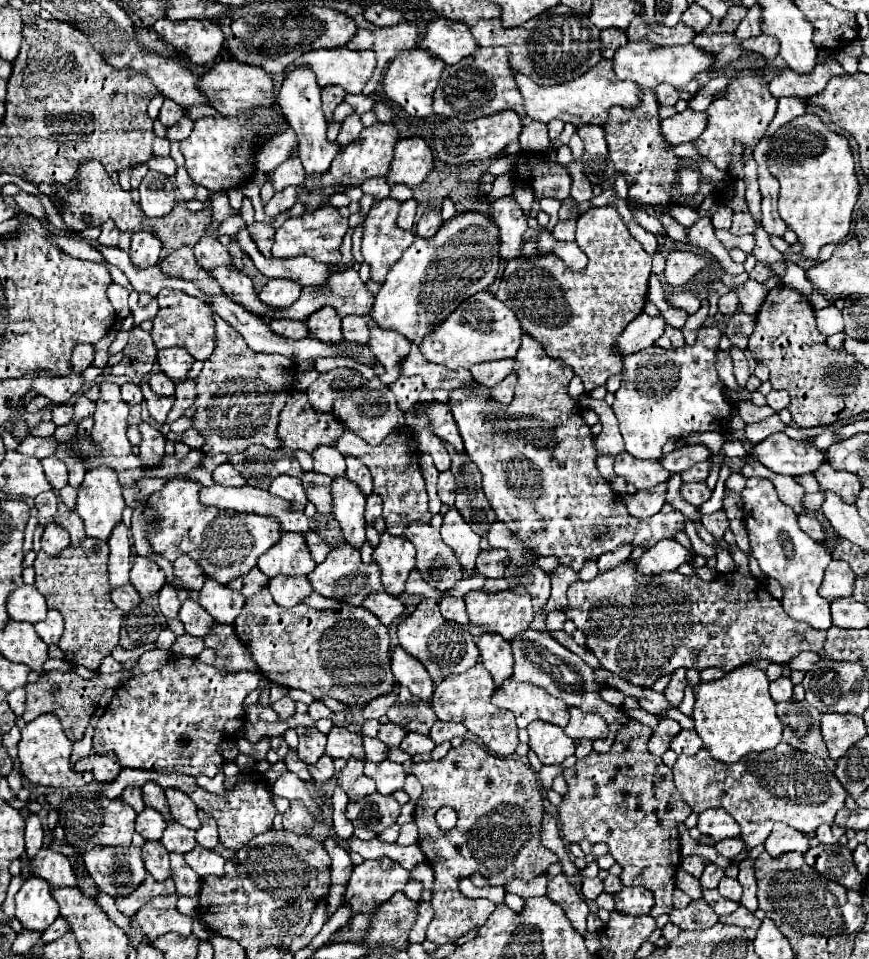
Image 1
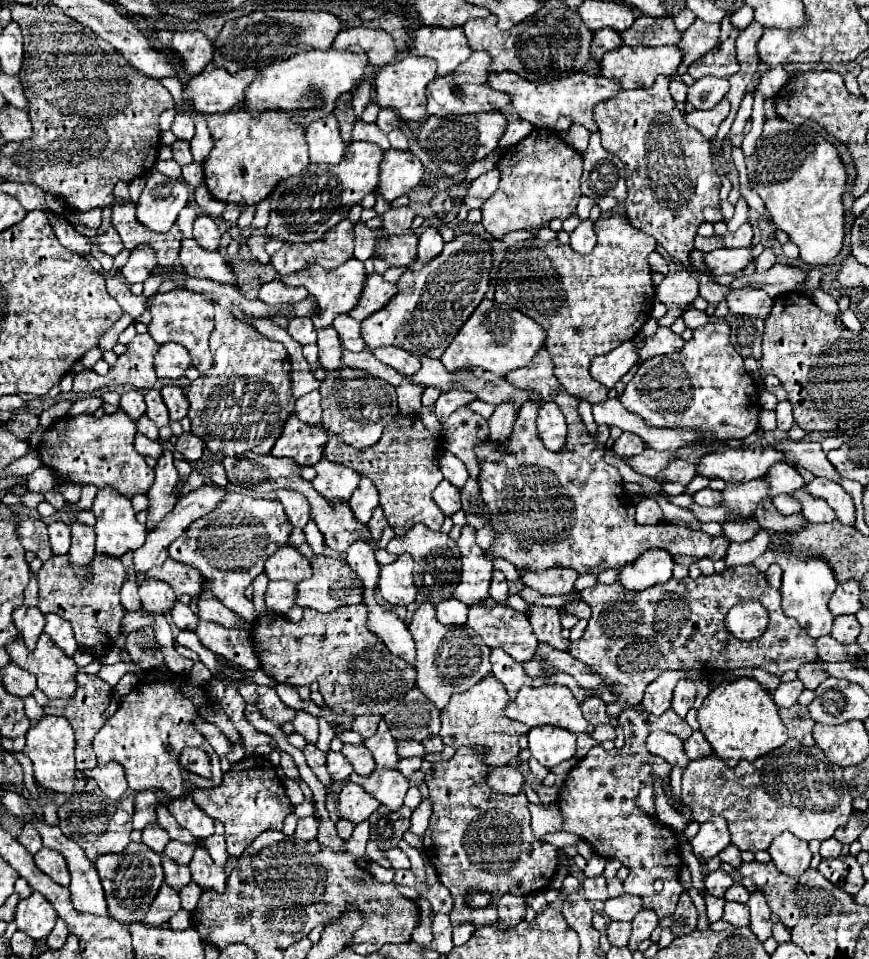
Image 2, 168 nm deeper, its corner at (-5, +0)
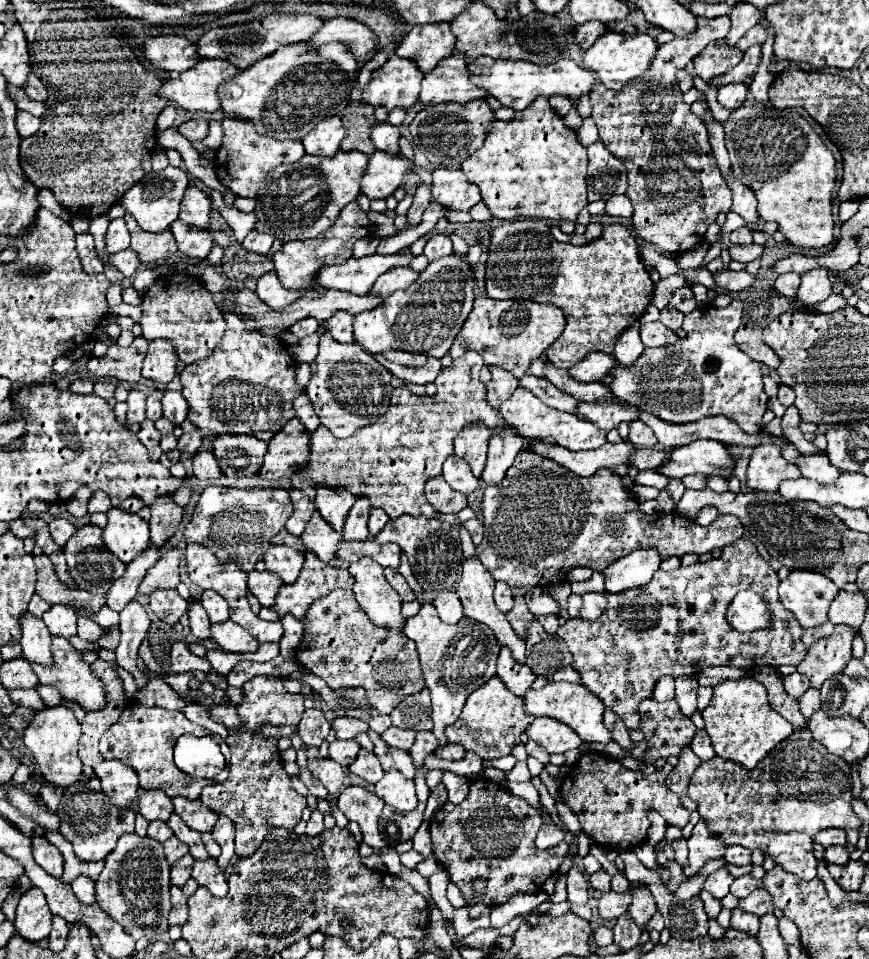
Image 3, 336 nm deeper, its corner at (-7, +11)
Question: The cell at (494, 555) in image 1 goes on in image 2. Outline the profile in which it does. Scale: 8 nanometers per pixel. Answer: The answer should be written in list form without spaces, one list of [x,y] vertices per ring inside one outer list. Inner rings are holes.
[[[494,571],[494,577],[492,577],[492,583],[490,583],[490,595],[502,603],[506,601],[508,597],[508,583],[506,583],[506,577],[502,571]]]

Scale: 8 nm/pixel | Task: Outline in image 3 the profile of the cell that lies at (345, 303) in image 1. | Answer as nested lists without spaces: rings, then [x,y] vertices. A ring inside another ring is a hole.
[[[392,268],[388,272],[384,272],[382,276],[378,276],[372,292],[380,294],[380,296],[390,296],[396,290],[406,290],[410,284],[414,284],[414,280],[418,280],[418,272],[412,268]]]

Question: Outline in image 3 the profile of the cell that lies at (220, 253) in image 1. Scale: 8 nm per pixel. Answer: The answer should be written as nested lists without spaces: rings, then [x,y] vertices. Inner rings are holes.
[[[196,186],[186,188],[186,196],[182,198],[182,208],[180,208],[180,220],[198,228],[208,228],[208,214],[212,210],[210,198]]]

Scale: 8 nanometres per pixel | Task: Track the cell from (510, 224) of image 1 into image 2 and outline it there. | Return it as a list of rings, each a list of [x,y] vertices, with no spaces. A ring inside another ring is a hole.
[[[534,129],[524,141],[502,153],[498,171],[500,187],[482,205],[482,225],[494,239],[502,239],[512,231],[544,227],[552,219],[563,221],[574,213],[580,199],[582,155],[564,145],[554,131]]]

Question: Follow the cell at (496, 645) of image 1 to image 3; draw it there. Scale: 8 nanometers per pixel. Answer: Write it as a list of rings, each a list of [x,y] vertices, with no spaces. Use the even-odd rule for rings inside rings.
[[[502,648],[500,650],[500,656],[498,656],[498,678],[506,684],[506,688],[516,694],[516,696],[524,696],[524,692],[532,686],[534,682],[534,672],[524,666],[524,664],[518,664],[512,654],[508,652],[508,648]]]

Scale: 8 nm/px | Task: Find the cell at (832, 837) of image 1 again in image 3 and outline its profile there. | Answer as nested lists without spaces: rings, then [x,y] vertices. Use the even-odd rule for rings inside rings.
[[[830,846],[826,850],[826,860],[830,864],[848,864],[850,862],[850,856],[848,856],[846,846]]]

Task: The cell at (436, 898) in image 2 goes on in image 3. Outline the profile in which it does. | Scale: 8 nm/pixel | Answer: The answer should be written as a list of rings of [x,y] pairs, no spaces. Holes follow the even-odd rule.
[[[486,906],[486,910],[478,916],[478,918],[470,918],[466,908],[456,908],[454,910],[454,930],[460,938],[470,936],[472,932],[490,926],[490,906]]]

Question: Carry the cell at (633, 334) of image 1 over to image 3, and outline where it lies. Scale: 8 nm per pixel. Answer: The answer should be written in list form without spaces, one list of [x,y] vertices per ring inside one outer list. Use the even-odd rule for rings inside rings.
[[[590,352],[574,368],[570,368],[568,374],[578,382],[598,382],[610,372],[610,368],[614,368],[614,364],[616,364],[614,356],[602,352]]]

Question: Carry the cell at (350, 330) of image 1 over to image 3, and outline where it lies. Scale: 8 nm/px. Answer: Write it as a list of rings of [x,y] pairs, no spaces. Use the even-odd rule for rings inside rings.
[[[336,312],[330,320],[322,322],[326,326],[326,332],[330,332],[330,336],[342,344],[350,344],[354,342],[354,336],[352,336],[352,322],[354,322],[354,316],[350,316],[348,312]]]

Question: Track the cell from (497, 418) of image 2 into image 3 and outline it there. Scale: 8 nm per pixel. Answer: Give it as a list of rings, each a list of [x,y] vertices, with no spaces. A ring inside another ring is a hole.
[[[510,428],[494,432],[494,436],[490,438],[486,468],[482,472],[482,480],[486,486],[496,486],[504,480],[506,470],[512,466],[516,454],[522,450],[522,444],[524,440],[516,436]]]

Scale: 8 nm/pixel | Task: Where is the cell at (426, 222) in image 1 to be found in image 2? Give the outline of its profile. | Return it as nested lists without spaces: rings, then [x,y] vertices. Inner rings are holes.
[[[434,225],[426,227],[418,241],[418,259],[430,261],[432,257],[436,257],[442,251],[442,245],[444,245],[444,241],[442,241],[438,229]]]

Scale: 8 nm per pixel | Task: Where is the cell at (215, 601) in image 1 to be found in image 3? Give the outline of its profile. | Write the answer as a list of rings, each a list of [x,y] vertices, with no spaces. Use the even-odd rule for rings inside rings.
[[[204,590],[202,596],[200,596],[200,604],[204,606],[204,610],[208,612],[208,616],[214,624],[228,620],[226,600],[222,600],[222,596],[218,596],[218,592],[206,592]]]

